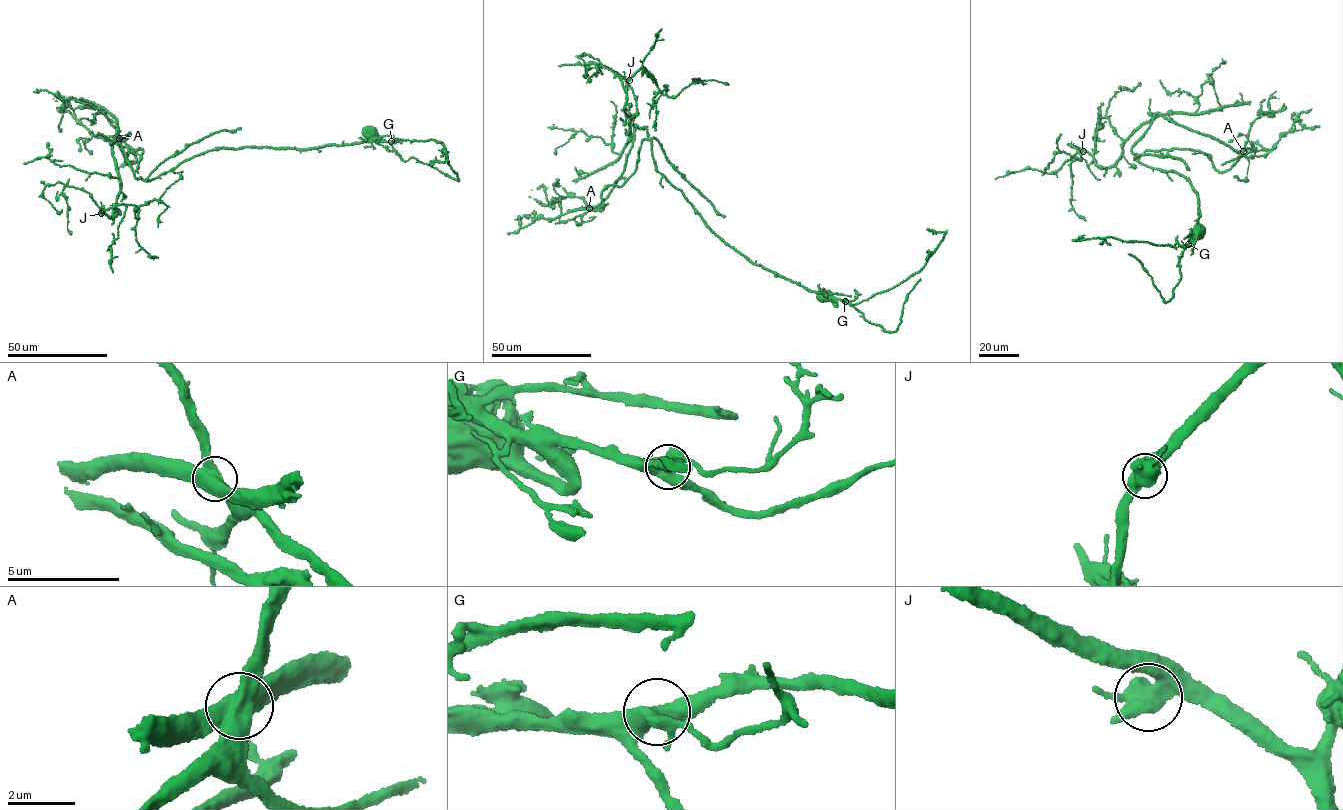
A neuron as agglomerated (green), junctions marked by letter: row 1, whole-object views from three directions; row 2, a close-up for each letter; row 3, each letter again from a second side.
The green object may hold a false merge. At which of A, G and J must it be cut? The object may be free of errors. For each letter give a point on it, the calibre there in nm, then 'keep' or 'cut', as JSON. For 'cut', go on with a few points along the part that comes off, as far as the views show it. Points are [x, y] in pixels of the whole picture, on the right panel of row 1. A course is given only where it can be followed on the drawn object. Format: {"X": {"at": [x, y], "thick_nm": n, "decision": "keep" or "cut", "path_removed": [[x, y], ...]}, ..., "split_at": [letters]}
{"A": {"at": [1243, 151], "thick_nm": 550, "decision": "cut", "path_removed": [[1243, 150], [1259, 114], [1247, 103], [1158, 114], [1110, 167], [1068, 144], [1077, 152], [1056, 172], [995, 179]]}, "G": {"at": [1188, 244], "thick_nm": 480, "decision": "keep"}, "J": {"at": [1083, 151], "thick_nm": 550, "decision": "keep"}, "split_at": ["A"]}

